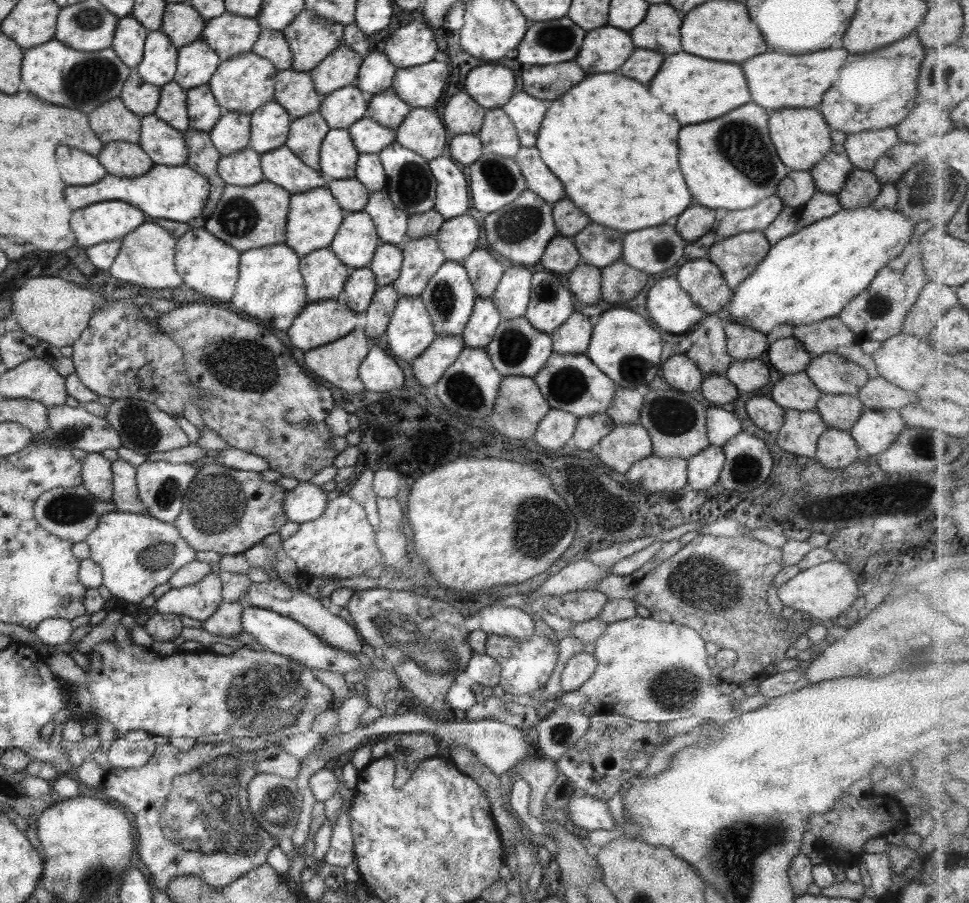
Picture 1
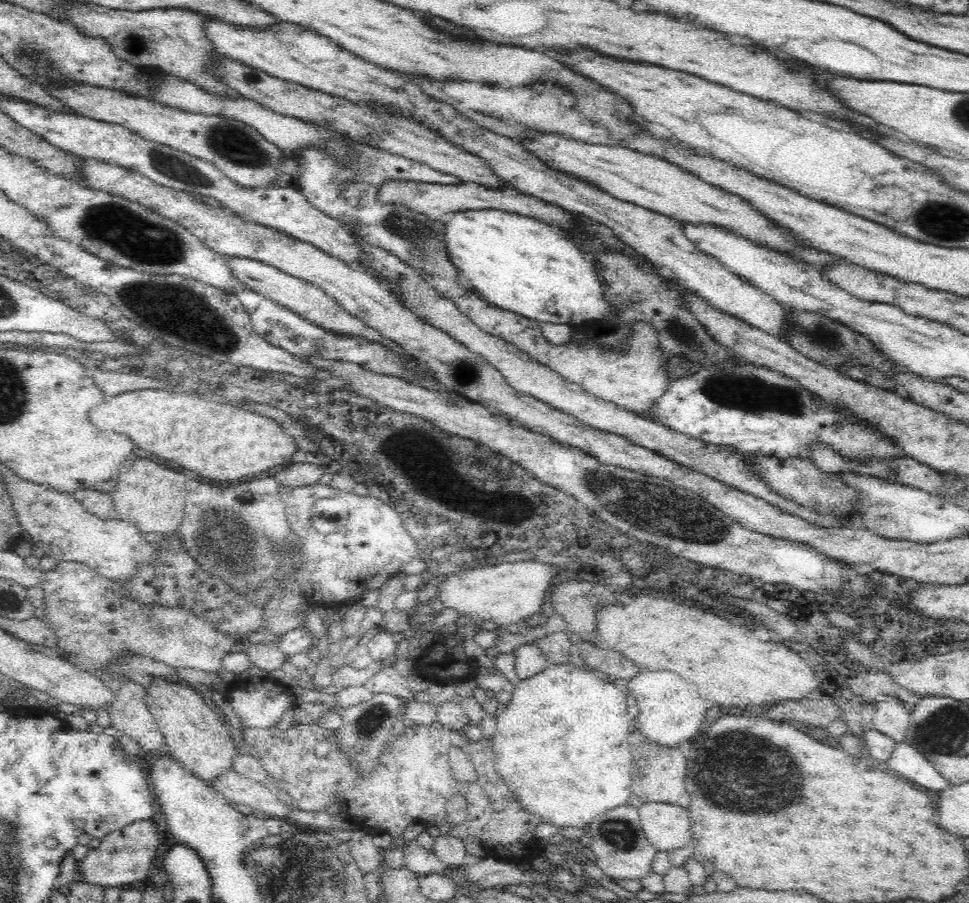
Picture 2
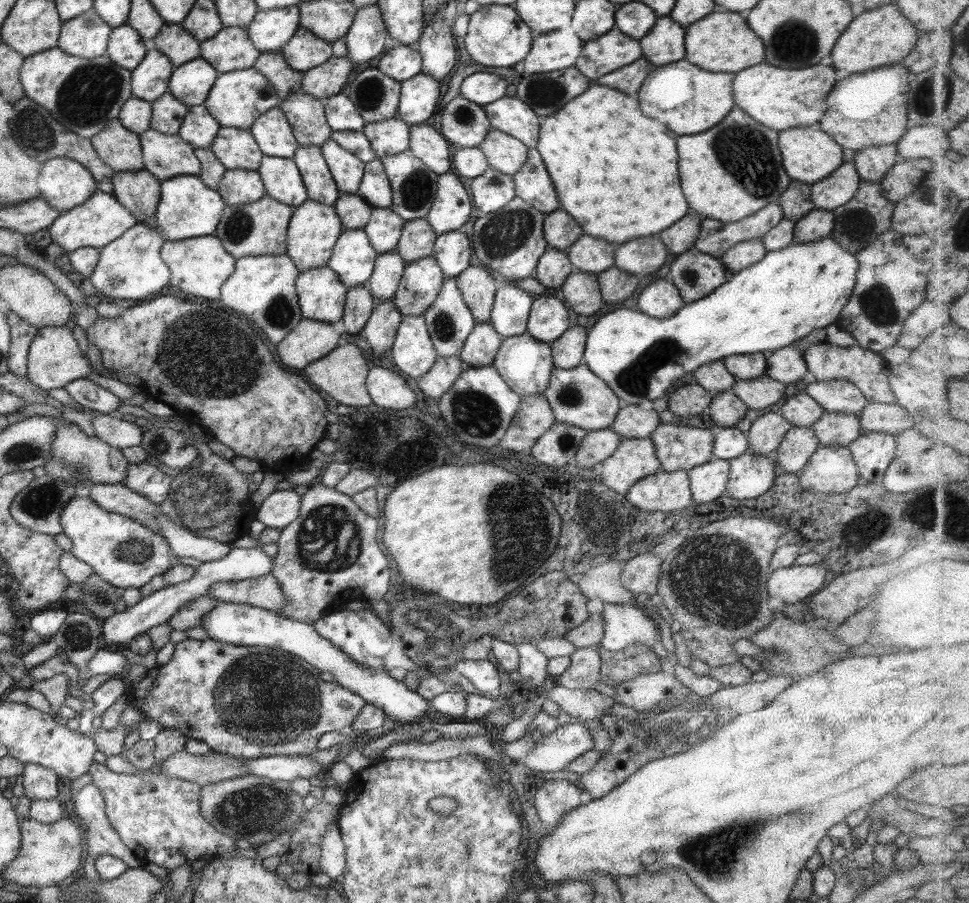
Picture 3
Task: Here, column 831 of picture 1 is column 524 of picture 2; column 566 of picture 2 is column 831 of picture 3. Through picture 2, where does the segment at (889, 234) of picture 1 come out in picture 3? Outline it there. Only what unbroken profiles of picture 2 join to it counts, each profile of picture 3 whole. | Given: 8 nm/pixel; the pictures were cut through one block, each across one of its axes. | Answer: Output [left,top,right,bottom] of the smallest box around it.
[582,238,857,404]

